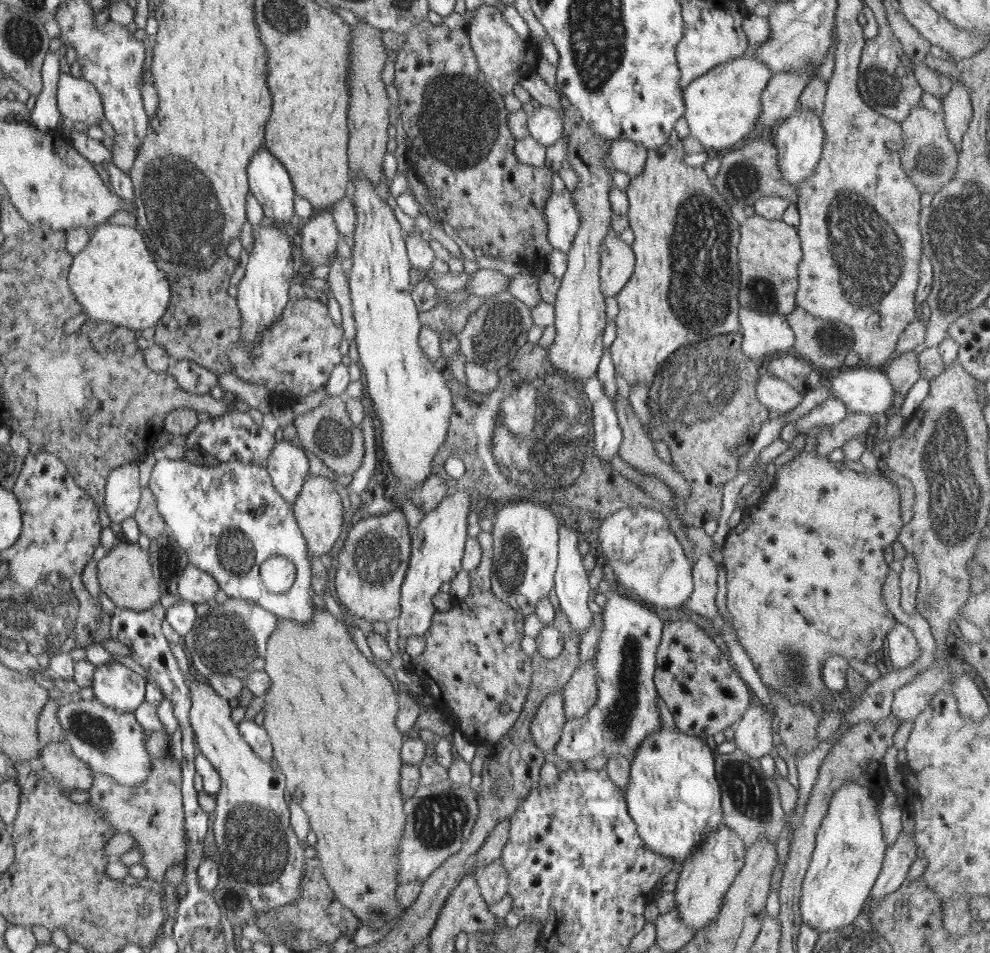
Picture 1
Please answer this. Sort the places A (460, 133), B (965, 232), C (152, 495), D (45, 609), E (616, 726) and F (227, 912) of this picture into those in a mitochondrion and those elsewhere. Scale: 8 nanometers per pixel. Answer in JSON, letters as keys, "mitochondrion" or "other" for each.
{"A":"mitochondrion","B":"mitochondrion","C":"other","D":"mitochondrion","E":"mitochondrion","F":"other"}

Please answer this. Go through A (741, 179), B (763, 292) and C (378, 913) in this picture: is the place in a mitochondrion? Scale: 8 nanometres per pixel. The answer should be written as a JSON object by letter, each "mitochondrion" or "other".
{"A":"mitochondrion","B":"mitochondrion","C":"mitochondrion"}

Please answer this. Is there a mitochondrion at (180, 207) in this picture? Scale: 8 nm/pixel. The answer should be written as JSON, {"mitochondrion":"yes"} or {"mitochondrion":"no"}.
{"mitochondrion":"yes"}

